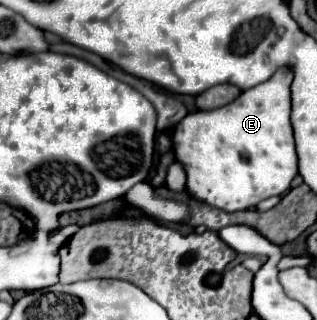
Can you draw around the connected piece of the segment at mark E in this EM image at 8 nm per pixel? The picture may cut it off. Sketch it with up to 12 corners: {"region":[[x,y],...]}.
{"region":[[292,69],[174,127],[186,189],[224,211],[298,173]]}

